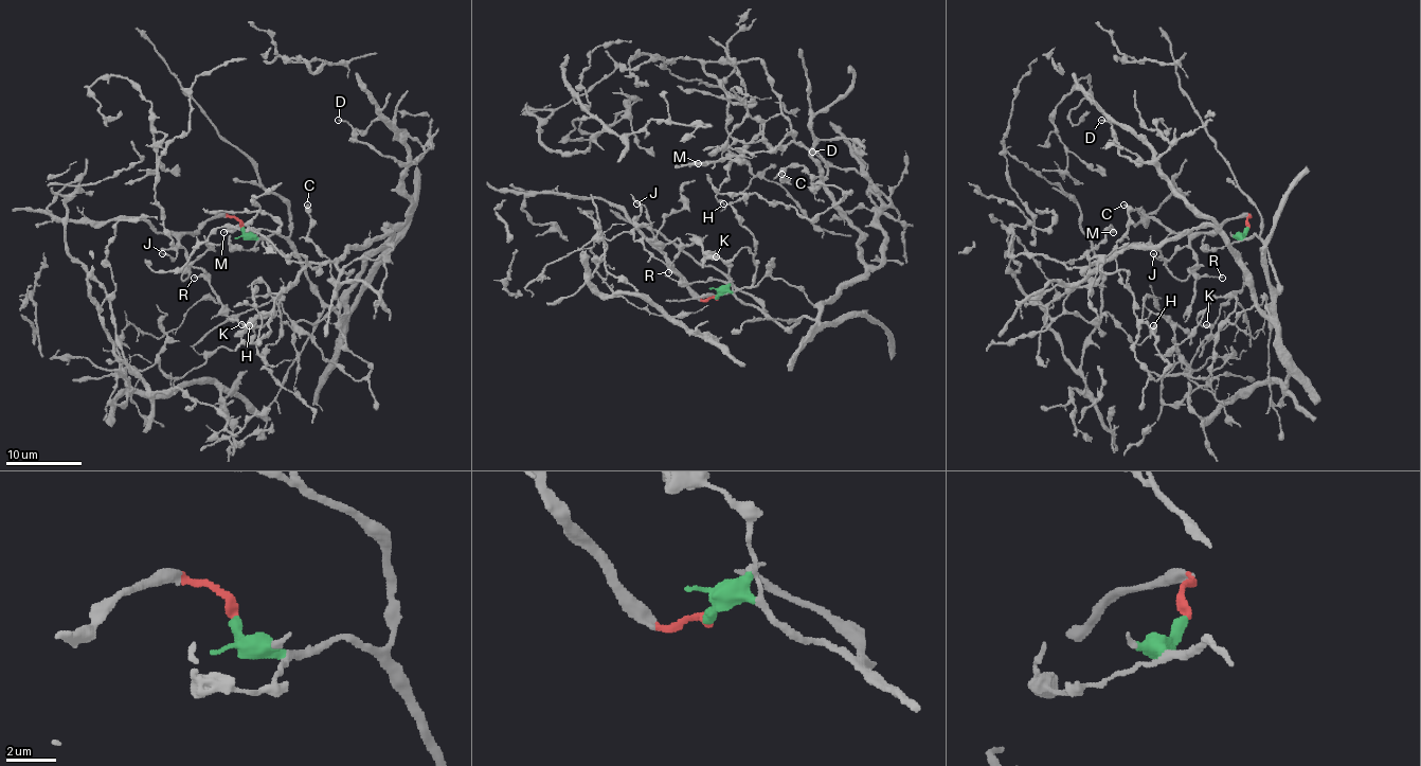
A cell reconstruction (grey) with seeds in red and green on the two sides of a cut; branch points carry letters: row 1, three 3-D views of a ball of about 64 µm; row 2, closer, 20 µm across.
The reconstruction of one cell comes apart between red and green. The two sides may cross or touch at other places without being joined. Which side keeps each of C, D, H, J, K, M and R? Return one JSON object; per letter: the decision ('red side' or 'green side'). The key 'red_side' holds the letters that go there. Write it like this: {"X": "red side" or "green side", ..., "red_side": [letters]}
{"C": "green side", "D": "green side", "H": "green side", "J": "red side", "K": "green side", "M": "green side", "R": "red side", "red_side": ["J", "R"]}

